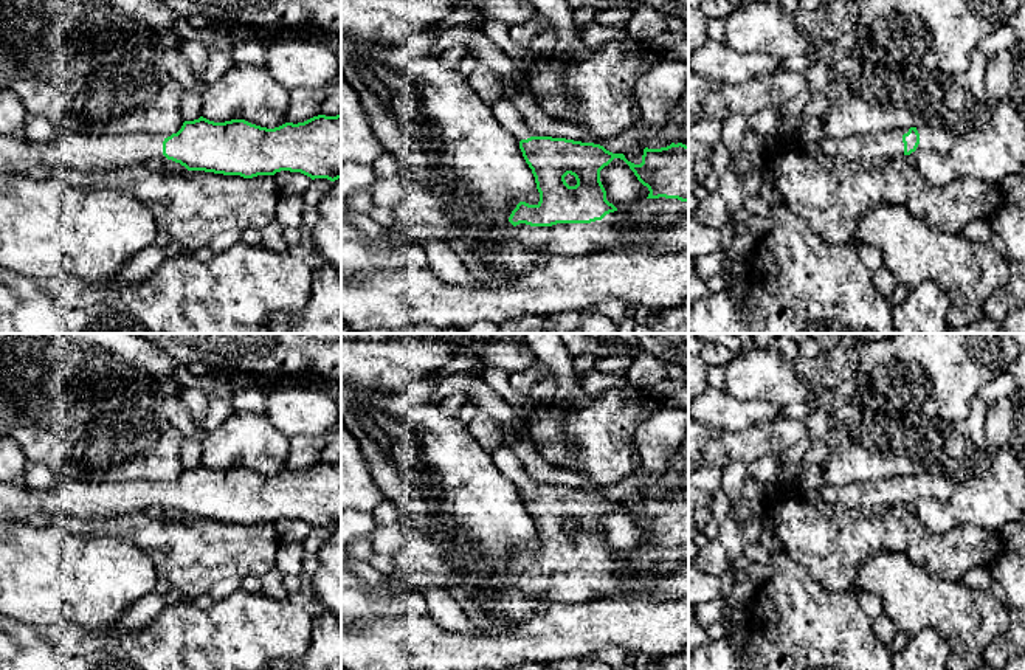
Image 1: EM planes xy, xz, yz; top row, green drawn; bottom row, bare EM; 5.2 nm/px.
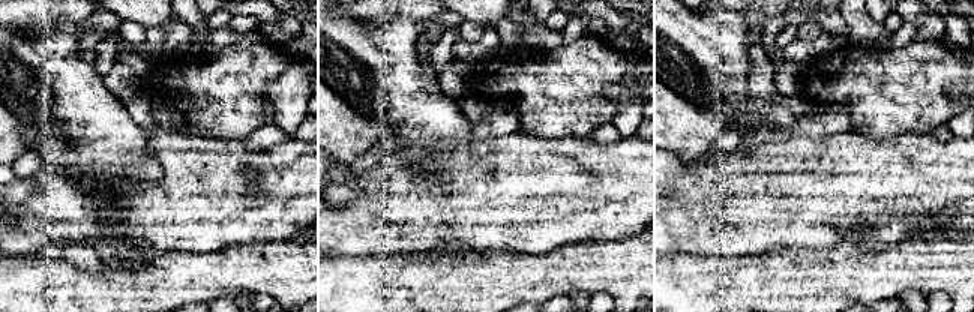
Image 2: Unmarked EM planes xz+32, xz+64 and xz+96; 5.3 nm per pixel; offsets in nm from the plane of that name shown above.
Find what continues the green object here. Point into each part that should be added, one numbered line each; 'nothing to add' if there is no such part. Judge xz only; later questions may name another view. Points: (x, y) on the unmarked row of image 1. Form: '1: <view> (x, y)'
1: xz (568, 587)

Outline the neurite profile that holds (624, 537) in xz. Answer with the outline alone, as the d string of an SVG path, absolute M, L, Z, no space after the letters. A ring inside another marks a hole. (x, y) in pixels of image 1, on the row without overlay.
M614 506L608 513L600 518L600 529L606 538L606 547L613 551L619 560L633 558L650 541L630 513Z

